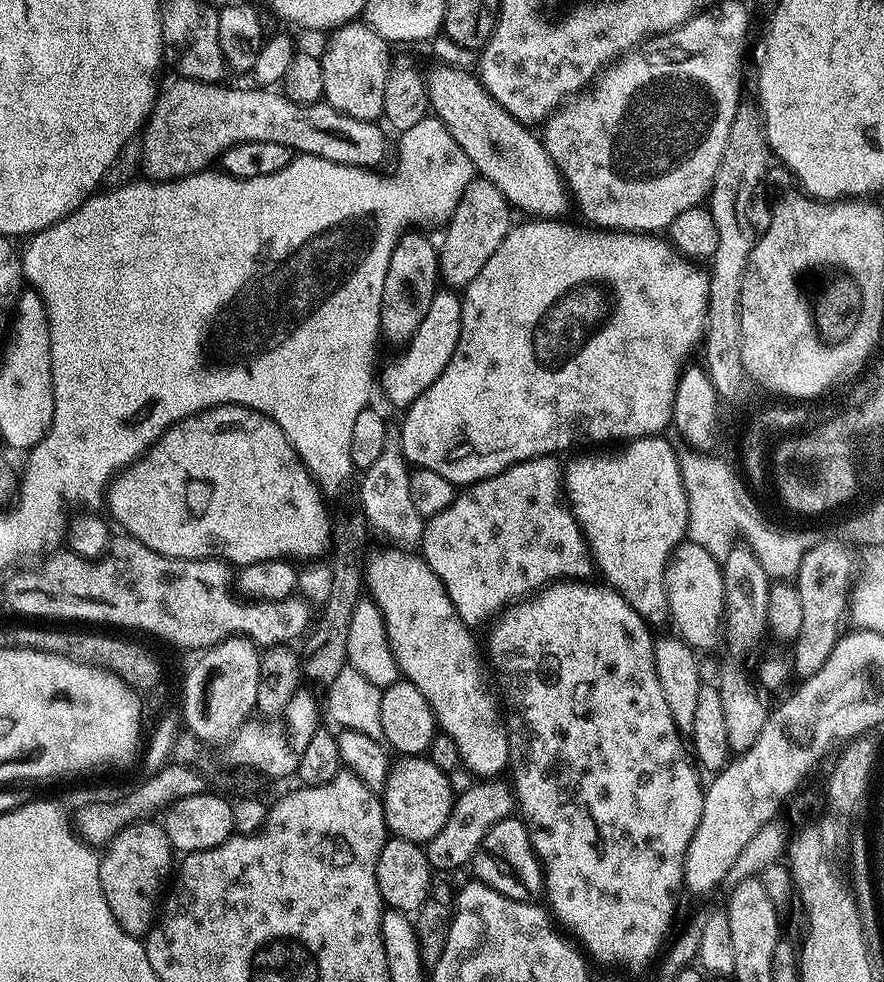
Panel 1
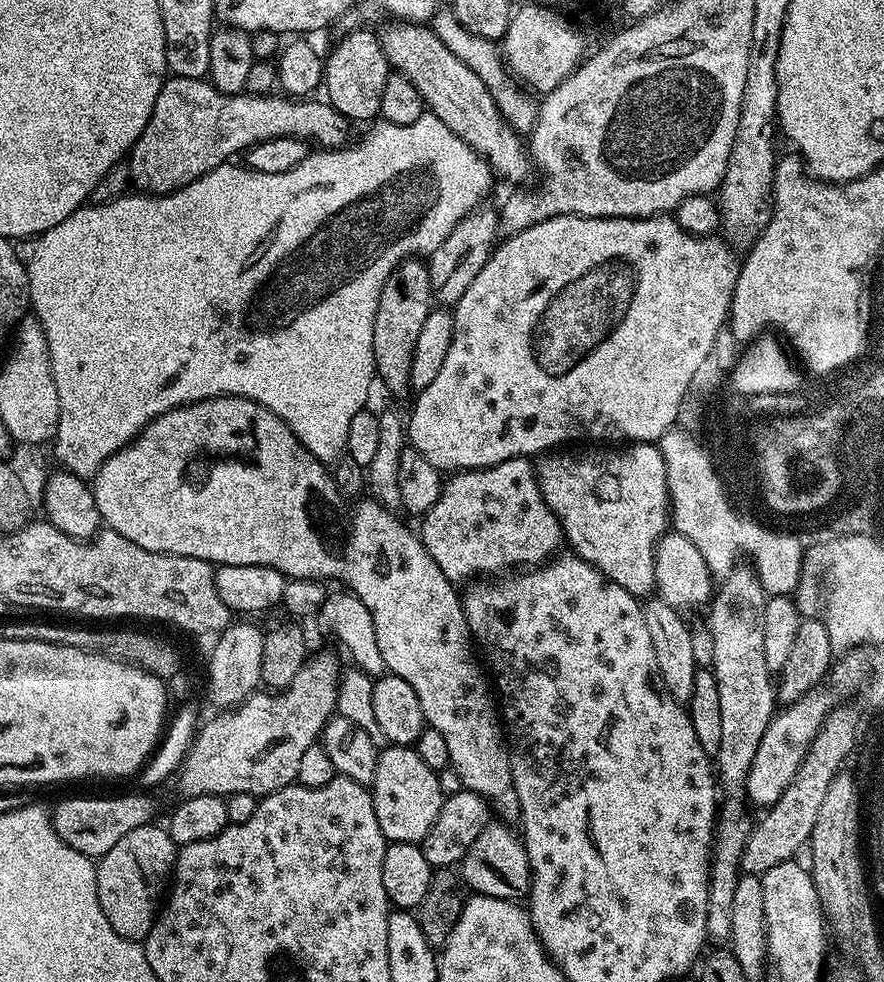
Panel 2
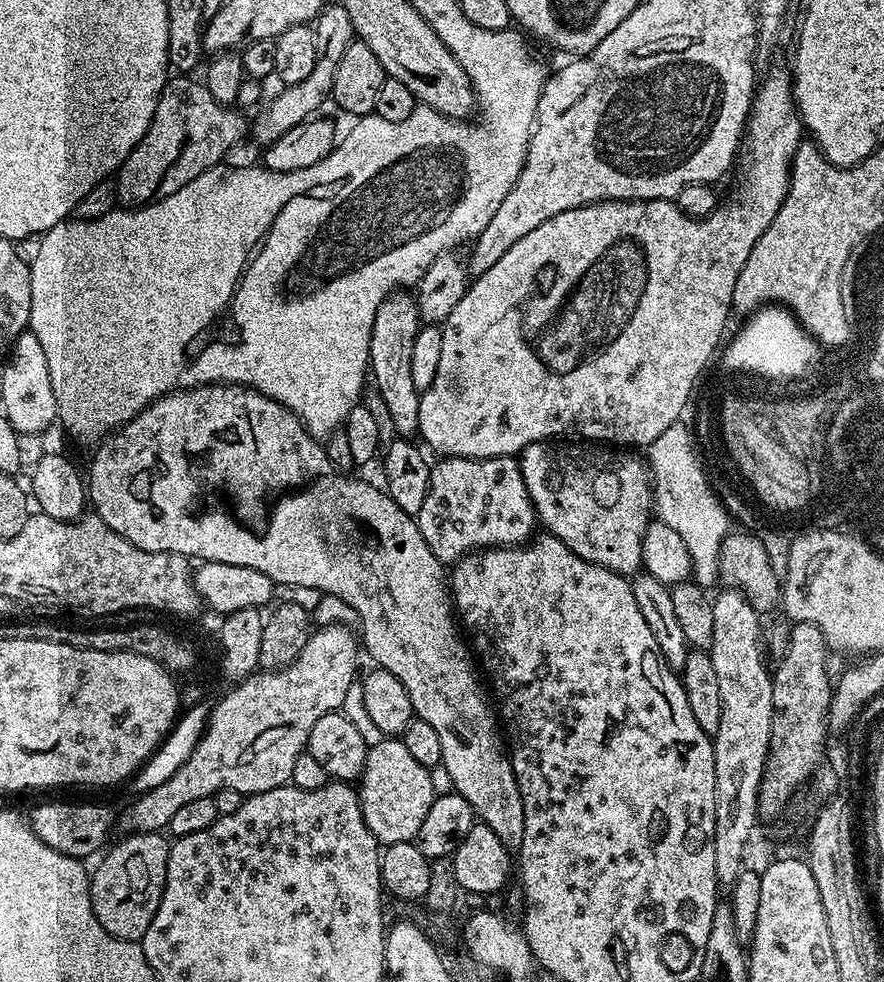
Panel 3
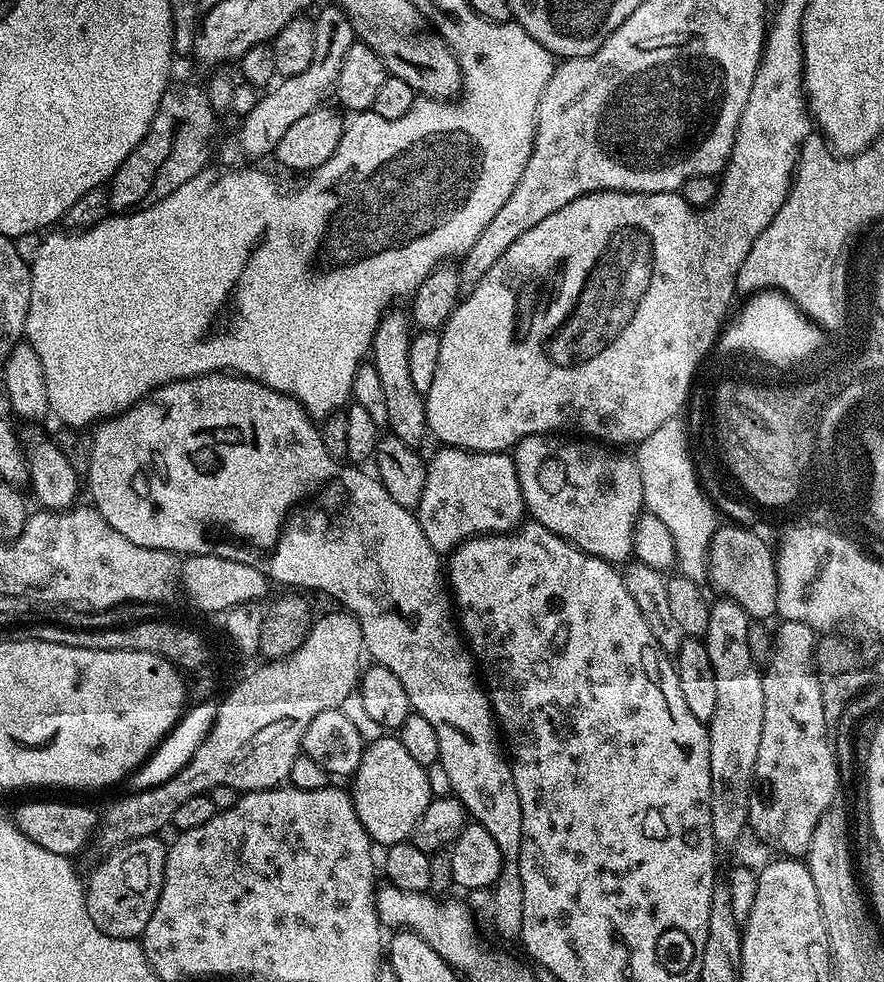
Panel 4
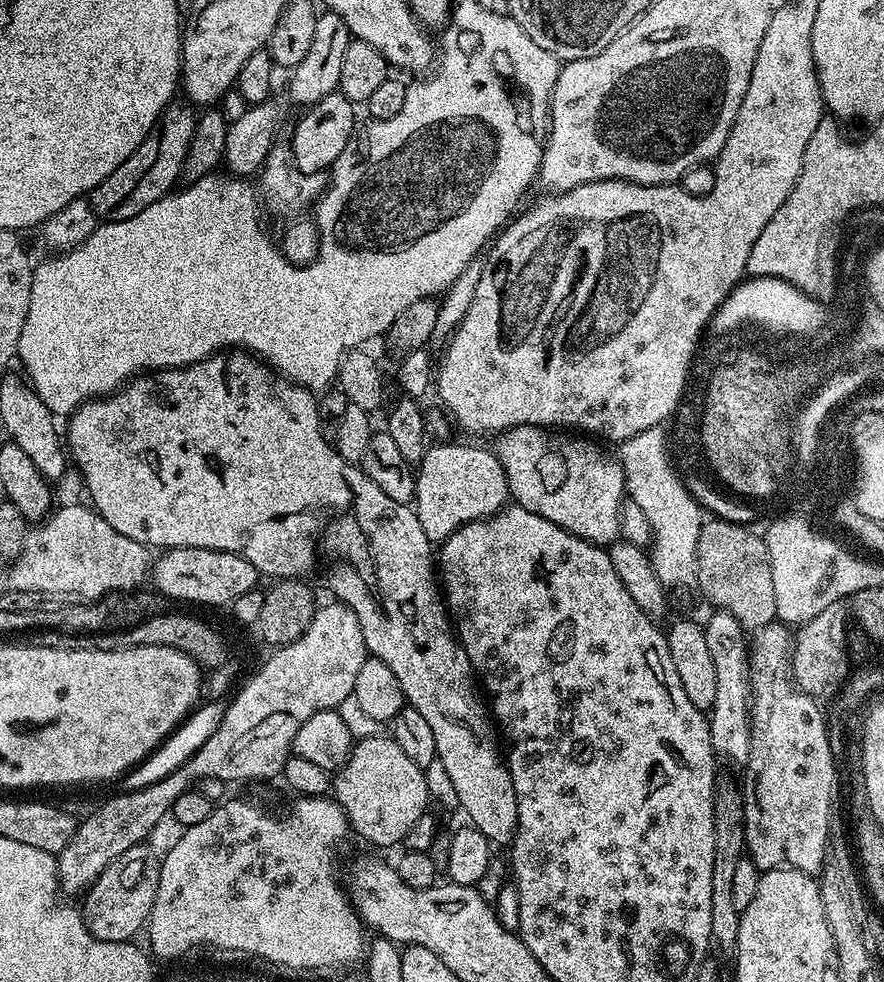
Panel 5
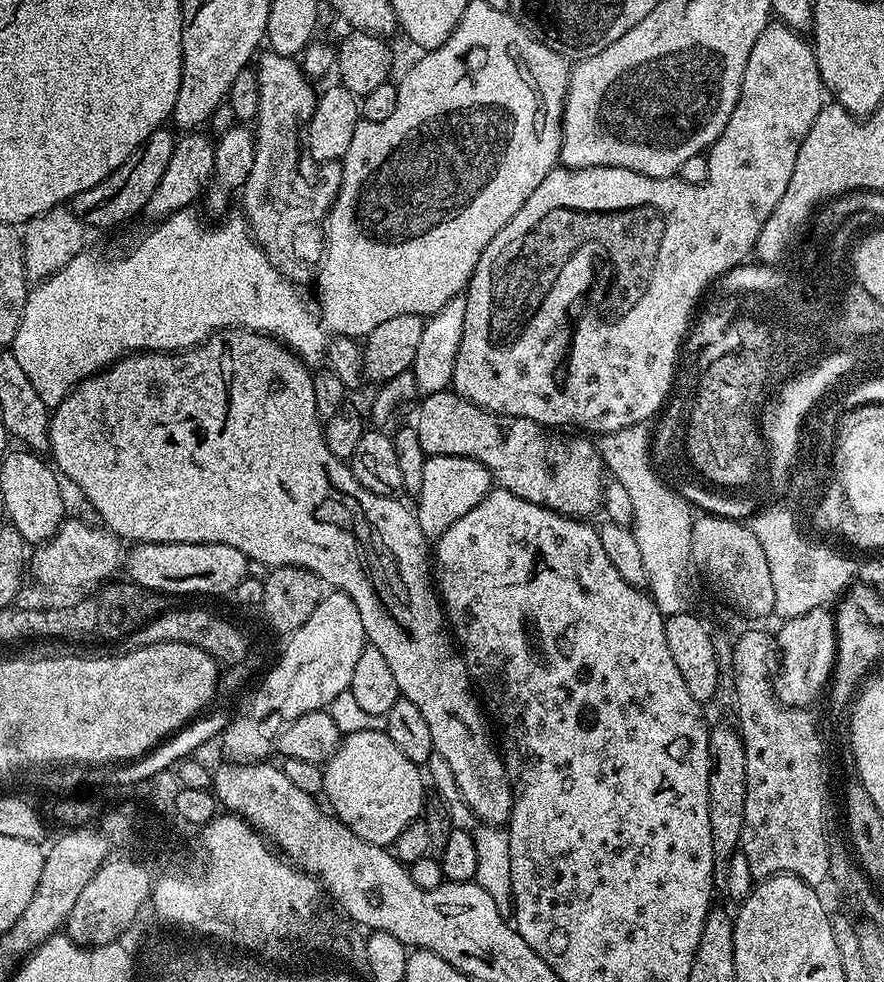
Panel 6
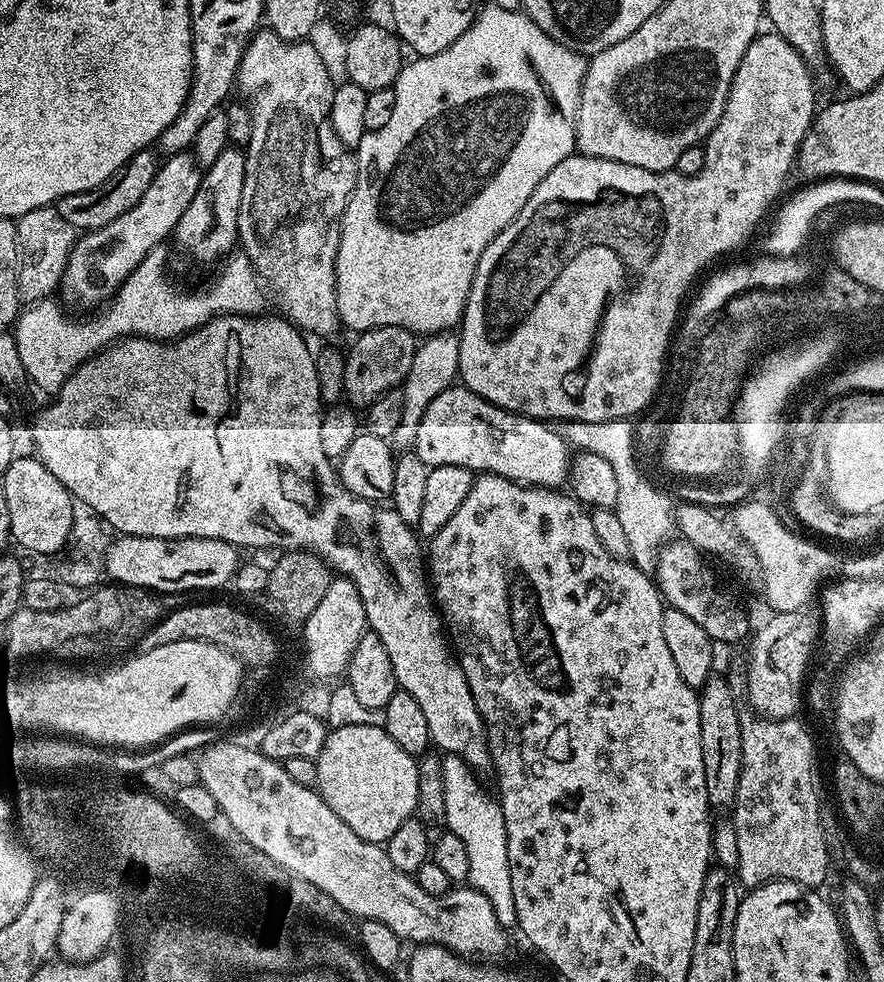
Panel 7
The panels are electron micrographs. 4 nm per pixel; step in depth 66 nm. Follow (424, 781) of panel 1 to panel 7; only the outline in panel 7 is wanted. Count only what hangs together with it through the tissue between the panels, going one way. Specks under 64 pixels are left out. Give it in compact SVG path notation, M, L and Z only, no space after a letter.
M384 727L332 728L315 762L318 766L316 791L324 799L326 806L330 806L330 810L334 810L334 814L338 814L338 818L342 818L342 822L346 822L346 826L350 826L350 830L358 834L358 838L371 844L387 845L390 834L394 834L394 830L398 830L402 822L415 817L418 806L417 757L406 754L406 750L402 750L402 746L398 746L398 742L394 742L394 738L386 734Z

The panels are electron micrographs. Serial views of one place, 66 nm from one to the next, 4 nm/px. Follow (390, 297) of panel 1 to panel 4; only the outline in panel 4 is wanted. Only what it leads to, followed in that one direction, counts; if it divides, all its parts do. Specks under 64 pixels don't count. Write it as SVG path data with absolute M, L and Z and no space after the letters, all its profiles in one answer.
M385 314L380 318L380 324L376 327L376 333L372 339L370 349L370 363L377 368L379 381L382 382L383 397L386 398L387 411L387 431L391 435L397 436L402 442L406 442L406 446L413 450L419 449L420 443L424 439L429 439L430 433L428 423L426 422L426 406L424 405L424 396L414 390L414 382L410 382L410 342L413 338L413 333L408 332L410 329L410 320L407 315L392 316L393 314Z

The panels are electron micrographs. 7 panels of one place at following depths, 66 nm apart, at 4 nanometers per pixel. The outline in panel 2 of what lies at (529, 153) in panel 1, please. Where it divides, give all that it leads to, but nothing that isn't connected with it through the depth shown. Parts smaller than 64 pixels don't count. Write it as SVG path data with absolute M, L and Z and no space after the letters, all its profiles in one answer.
M392 22L385 32L379 33L380 45L386 54L389 65L400 72L410 82L414 82L414 90L422 94L425 109L437 116L462 142L466 142L491 166L493 173L510 183L516 184L528 176L530 156L521 133L517 132L507 120L501 116L496 100L490 94L486 82L462 62L462 58L454 58L450 50L438 38L431 27L423 23Z

